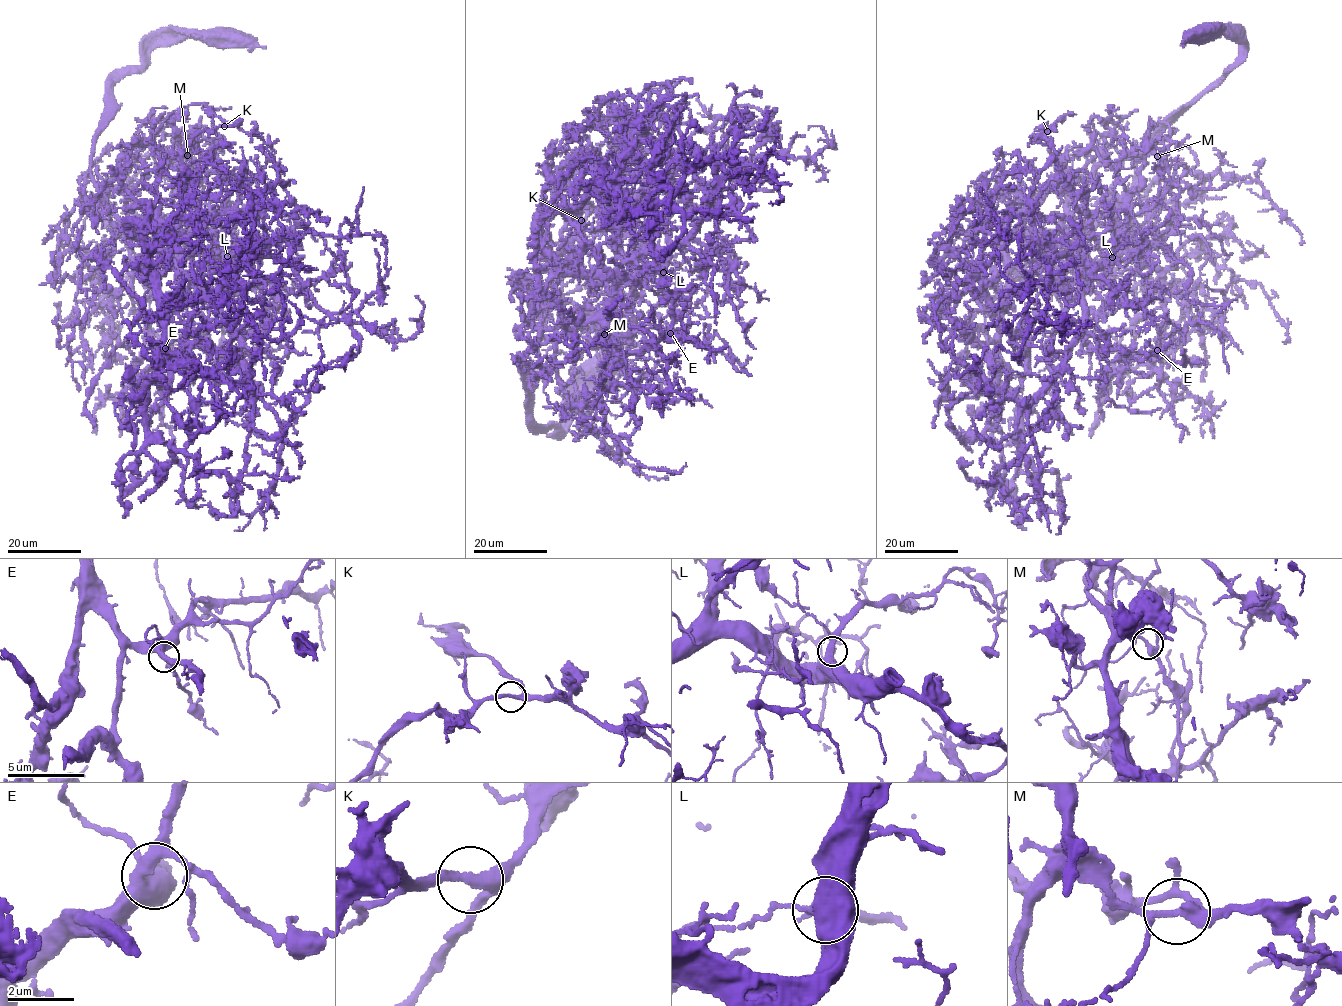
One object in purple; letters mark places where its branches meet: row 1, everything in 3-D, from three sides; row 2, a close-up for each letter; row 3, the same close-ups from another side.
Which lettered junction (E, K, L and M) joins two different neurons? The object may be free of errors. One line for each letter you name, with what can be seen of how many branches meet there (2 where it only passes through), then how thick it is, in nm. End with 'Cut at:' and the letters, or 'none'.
M: 4 branches meet; 280 nm thick
Cut at: M

